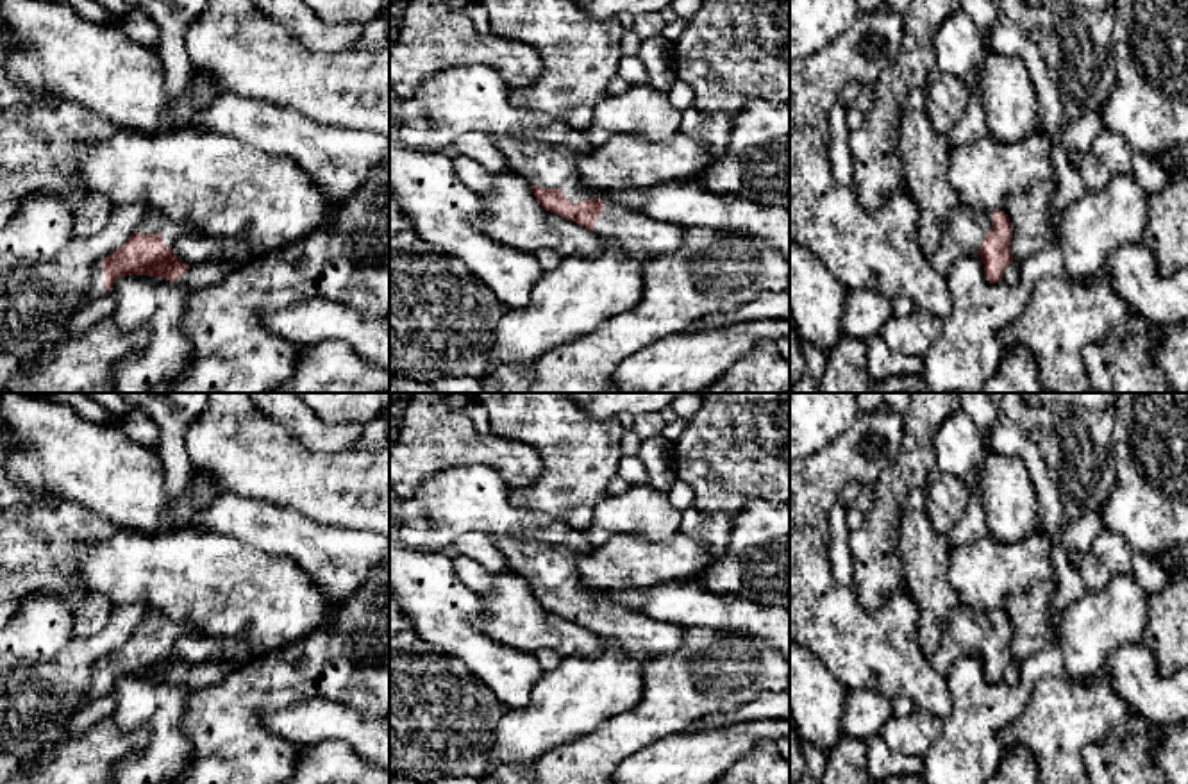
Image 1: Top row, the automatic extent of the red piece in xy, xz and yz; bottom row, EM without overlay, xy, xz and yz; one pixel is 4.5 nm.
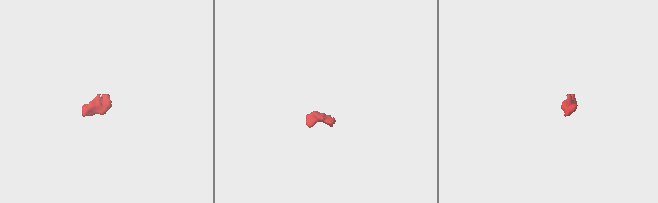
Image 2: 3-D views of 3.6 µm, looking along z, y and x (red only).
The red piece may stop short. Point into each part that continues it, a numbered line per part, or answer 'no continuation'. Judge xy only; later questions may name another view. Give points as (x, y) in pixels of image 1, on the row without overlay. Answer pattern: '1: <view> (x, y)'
1: xy (154, 622)
2: xy (199, 675)

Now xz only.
1: xz (543, 565)
2: xz (636, 633)

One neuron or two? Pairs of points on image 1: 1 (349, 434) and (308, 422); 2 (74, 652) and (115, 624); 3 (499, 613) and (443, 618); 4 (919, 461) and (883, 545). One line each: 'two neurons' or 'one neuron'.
1: one neuron
2: one neuron
3: two neurons
4: one neuron

